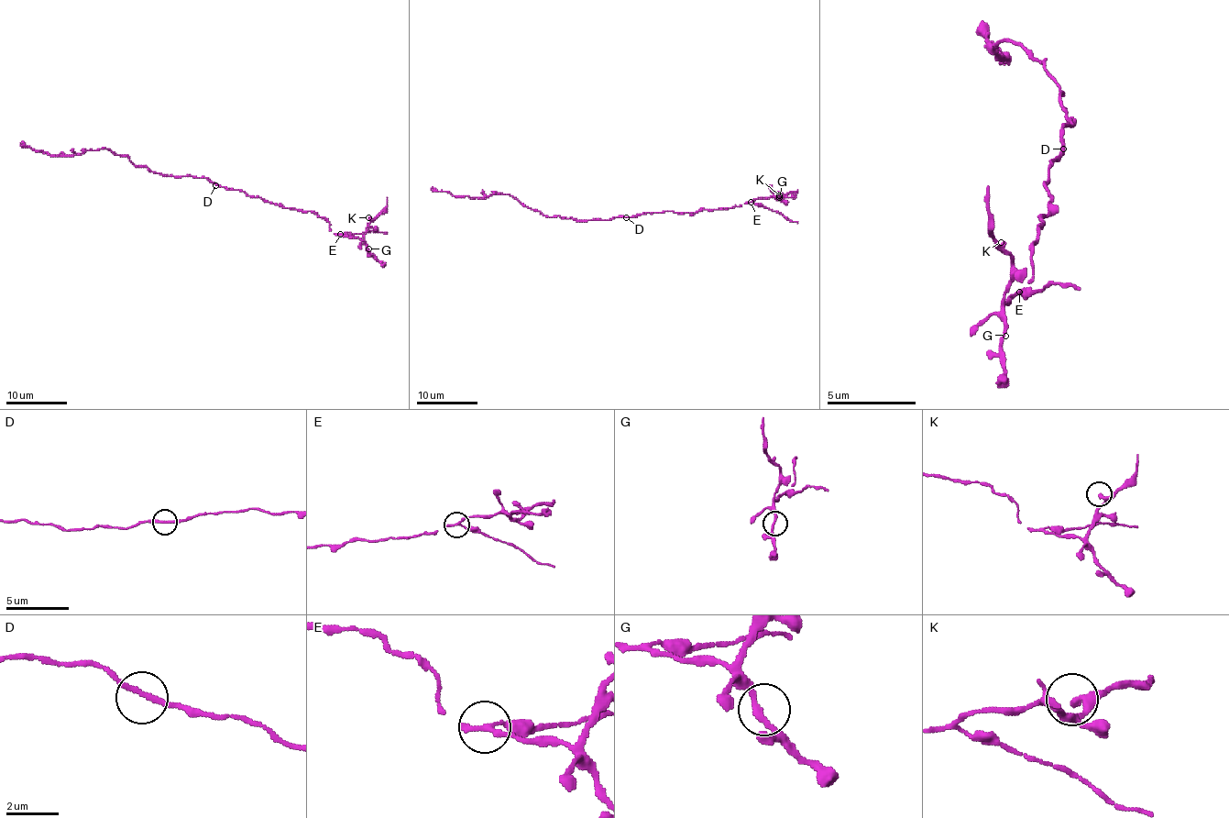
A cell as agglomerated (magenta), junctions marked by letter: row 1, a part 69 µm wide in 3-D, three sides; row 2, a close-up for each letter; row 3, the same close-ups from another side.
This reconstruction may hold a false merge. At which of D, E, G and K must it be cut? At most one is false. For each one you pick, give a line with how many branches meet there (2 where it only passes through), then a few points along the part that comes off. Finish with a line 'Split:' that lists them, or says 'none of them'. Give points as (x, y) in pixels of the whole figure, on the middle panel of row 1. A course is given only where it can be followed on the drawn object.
E: 2 branches meet; foreign part runs (751, 202), (761, 204), (797, 223)
Split: E

